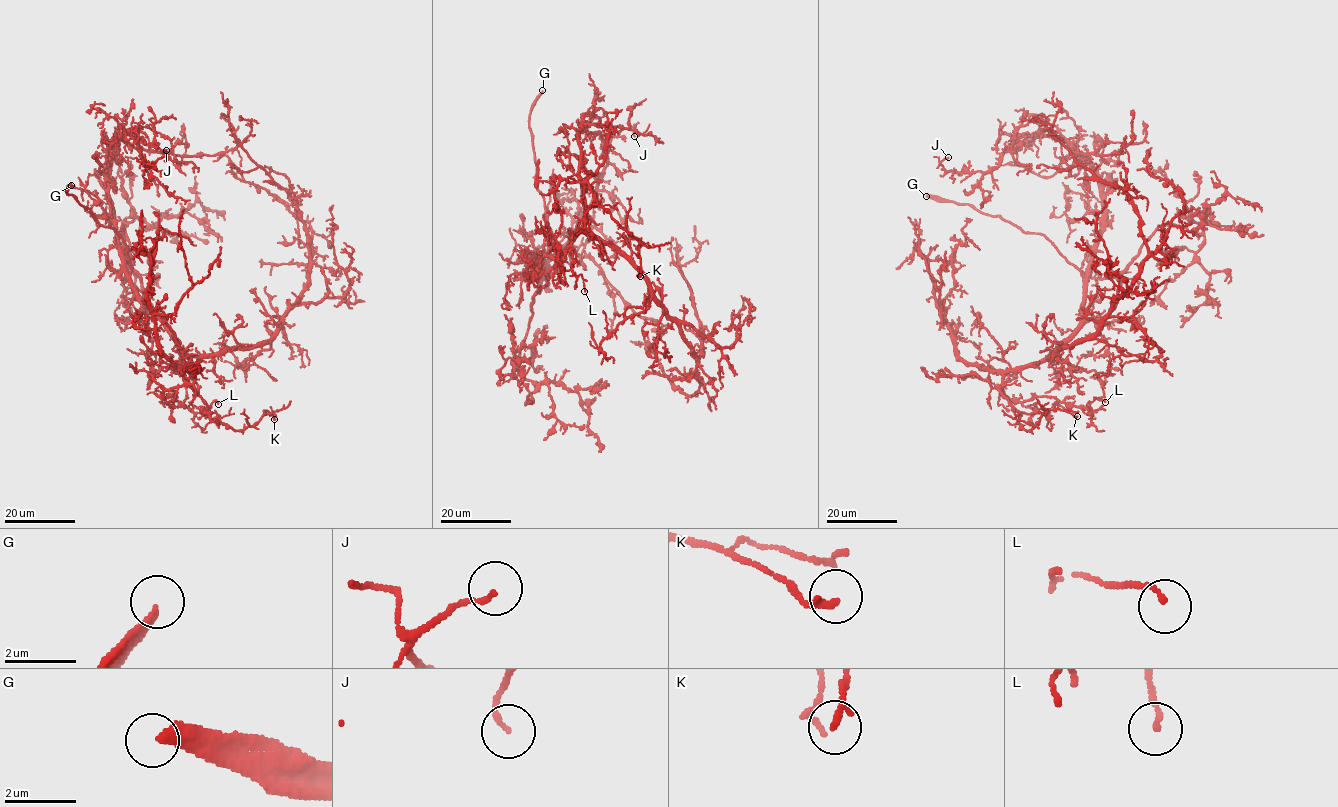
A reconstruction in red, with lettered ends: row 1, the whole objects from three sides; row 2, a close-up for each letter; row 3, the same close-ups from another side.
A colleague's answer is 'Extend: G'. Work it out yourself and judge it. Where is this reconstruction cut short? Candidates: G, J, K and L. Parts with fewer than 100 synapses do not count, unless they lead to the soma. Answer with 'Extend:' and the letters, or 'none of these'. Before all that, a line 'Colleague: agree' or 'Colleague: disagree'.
Colleague: agree
Extend: G

